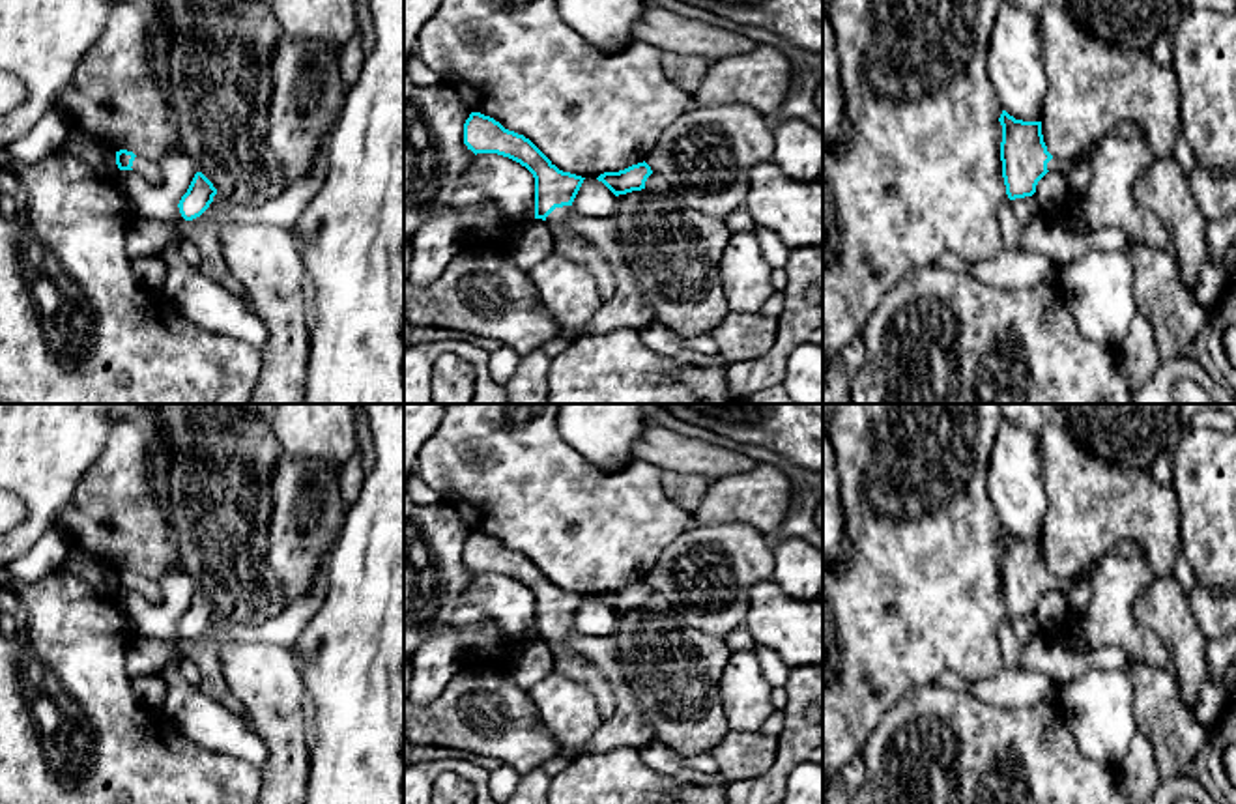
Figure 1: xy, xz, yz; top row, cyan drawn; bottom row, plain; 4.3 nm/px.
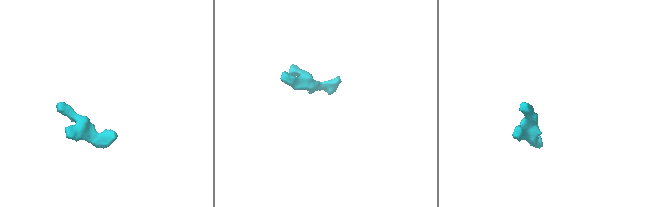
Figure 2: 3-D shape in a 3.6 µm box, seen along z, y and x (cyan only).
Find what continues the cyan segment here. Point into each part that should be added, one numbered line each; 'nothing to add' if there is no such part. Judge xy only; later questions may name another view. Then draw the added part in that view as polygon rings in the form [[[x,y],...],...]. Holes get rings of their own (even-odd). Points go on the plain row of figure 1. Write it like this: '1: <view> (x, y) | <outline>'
1: xy (150, 589) | [[[135,576],[131,587],[133,587],[133,591],[140,593],[150,602],[161,602],[163,600],[163,591],[161,591],[159,583],[150,580],[150,578]]]

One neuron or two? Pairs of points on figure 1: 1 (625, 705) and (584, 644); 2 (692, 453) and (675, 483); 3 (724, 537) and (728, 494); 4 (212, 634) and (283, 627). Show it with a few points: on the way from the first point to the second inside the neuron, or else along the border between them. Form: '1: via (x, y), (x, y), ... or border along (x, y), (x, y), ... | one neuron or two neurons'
1: via (621, 690), (614, 672), (599, 657) | one neuron
2: border along (664, 470), (704, 475), (709, 481) | two neurons
3: border along (698, 522), (747, 522), (769, 535) | two neurons
4: via (229, 632), (266, 632) | one neuron

